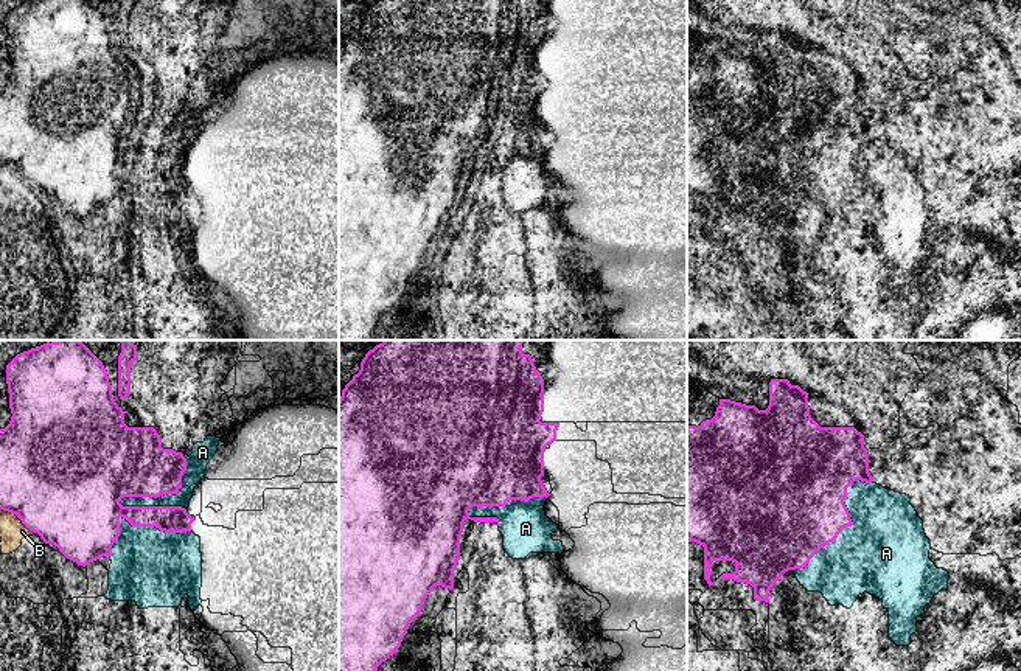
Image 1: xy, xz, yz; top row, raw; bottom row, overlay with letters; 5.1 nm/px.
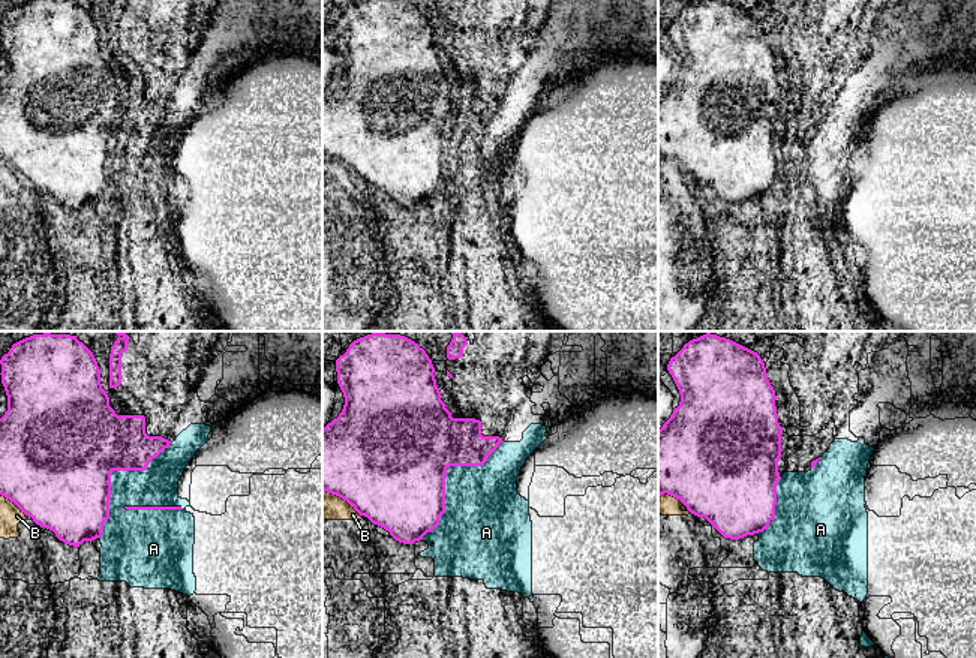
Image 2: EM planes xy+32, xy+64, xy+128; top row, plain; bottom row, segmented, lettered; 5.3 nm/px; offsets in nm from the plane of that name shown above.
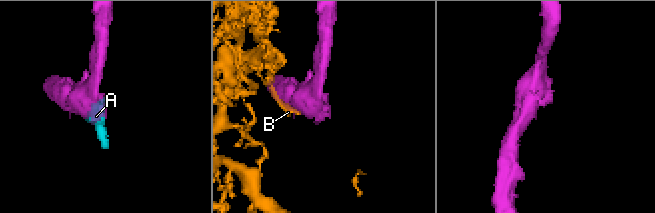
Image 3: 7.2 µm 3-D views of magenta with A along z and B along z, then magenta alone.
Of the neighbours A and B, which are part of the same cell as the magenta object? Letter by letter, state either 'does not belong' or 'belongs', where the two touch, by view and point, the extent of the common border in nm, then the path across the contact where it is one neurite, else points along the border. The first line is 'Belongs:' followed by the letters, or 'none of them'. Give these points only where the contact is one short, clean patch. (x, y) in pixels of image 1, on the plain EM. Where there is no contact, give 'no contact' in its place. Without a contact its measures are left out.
Belongs: none of them
A: does not belong | xy (163, 145) | 420 nm
B: does not belong | xy (17, 168) | 220 nm

